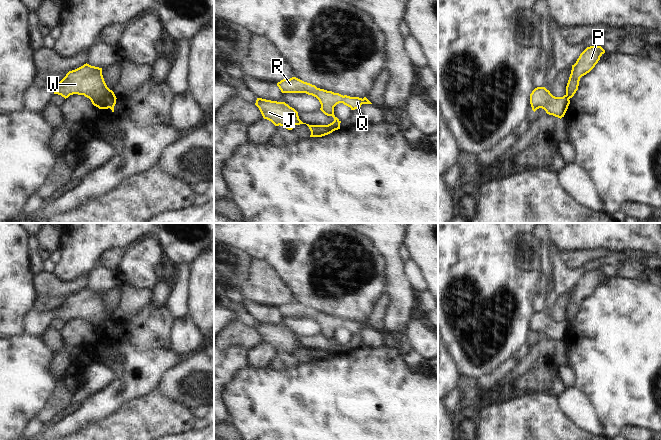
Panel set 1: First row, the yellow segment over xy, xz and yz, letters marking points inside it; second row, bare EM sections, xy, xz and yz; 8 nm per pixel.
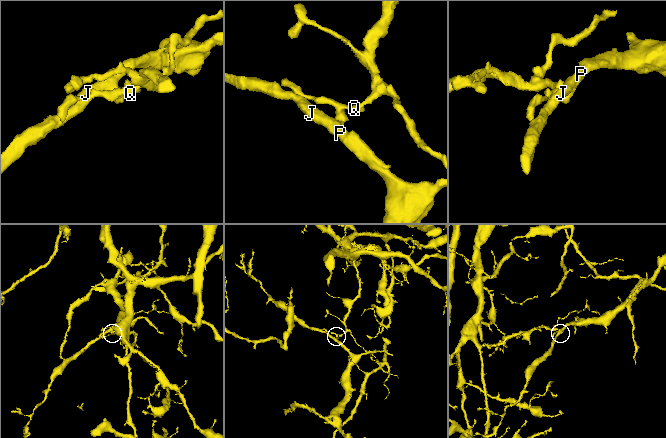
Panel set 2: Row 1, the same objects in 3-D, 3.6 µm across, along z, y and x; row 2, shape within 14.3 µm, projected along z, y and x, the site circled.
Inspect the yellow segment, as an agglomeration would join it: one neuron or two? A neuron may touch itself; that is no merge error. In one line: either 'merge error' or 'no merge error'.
merge error

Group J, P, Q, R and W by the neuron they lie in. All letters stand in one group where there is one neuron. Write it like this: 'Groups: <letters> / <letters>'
Groups: J P W / Q R

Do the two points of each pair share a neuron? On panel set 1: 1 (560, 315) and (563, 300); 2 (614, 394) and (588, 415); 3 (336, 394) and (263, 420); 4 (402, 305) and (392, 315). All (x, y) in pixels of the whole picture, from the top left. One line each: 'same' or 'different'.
1: same
2: different
3: same
4: same

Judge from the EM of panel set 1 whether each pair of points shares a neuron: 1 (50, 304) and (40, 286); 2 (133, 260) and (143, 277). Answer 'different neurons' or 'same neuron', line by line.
1: different neurons
2: same neuron

